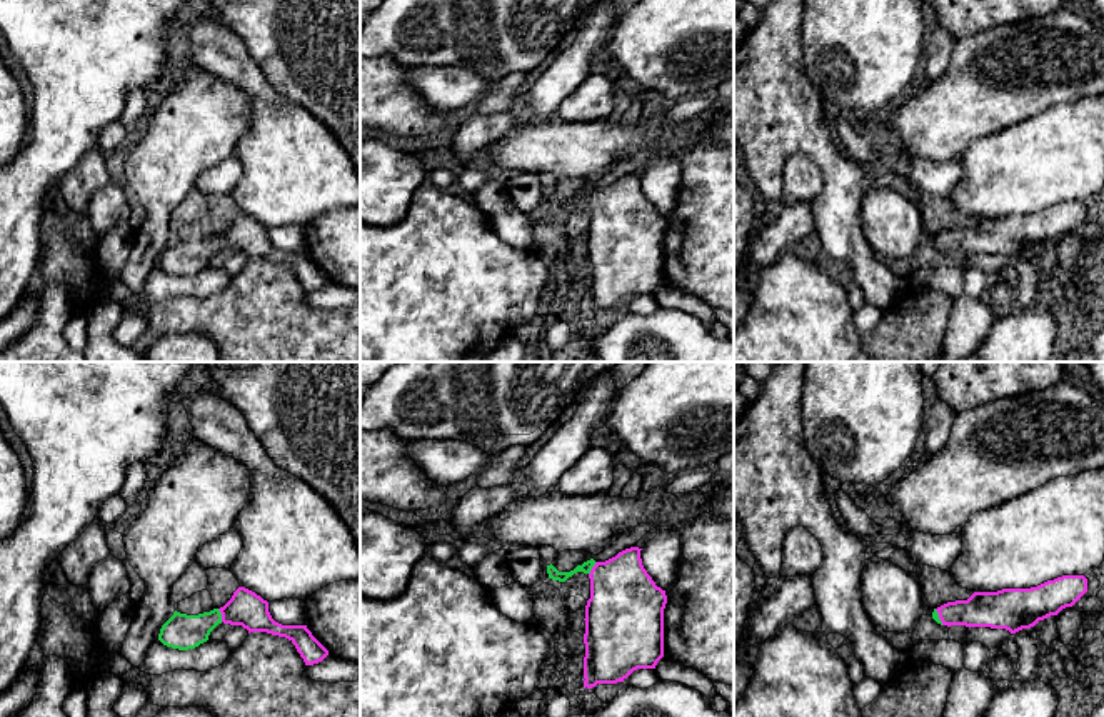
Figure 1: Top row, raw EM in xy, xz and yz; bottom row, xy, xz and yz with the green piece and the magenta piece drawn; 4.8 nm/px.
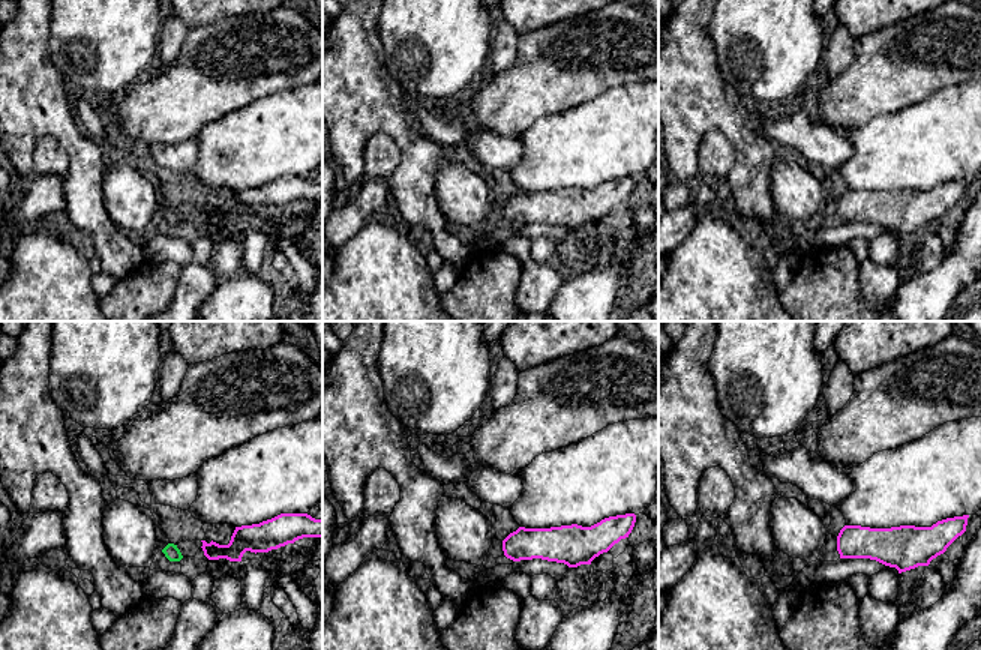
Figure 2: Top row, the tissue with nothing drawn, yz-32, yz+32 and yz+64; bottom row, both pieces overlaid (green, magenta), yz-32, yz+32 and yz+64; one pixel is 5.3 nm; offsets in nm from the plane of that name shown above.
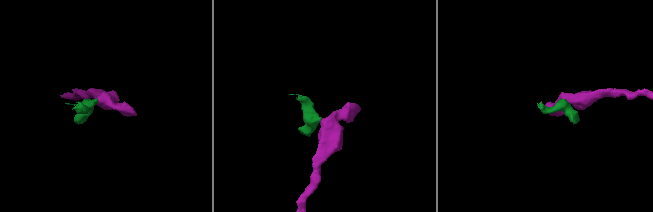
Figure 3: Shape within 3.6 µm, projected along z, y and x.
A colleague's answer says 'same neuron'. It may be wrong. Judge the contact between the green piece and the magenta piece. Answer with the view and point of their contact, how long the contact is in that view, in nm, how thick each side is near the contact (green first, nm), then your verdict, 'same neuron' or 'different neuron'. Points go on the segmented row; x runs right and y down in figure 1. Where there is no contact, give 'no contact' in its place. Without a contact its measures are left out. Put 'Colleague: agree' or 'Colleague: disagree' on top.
Colleague: agree
xy (220, 616) | 70 nm | 170/170 nm | same neuron

